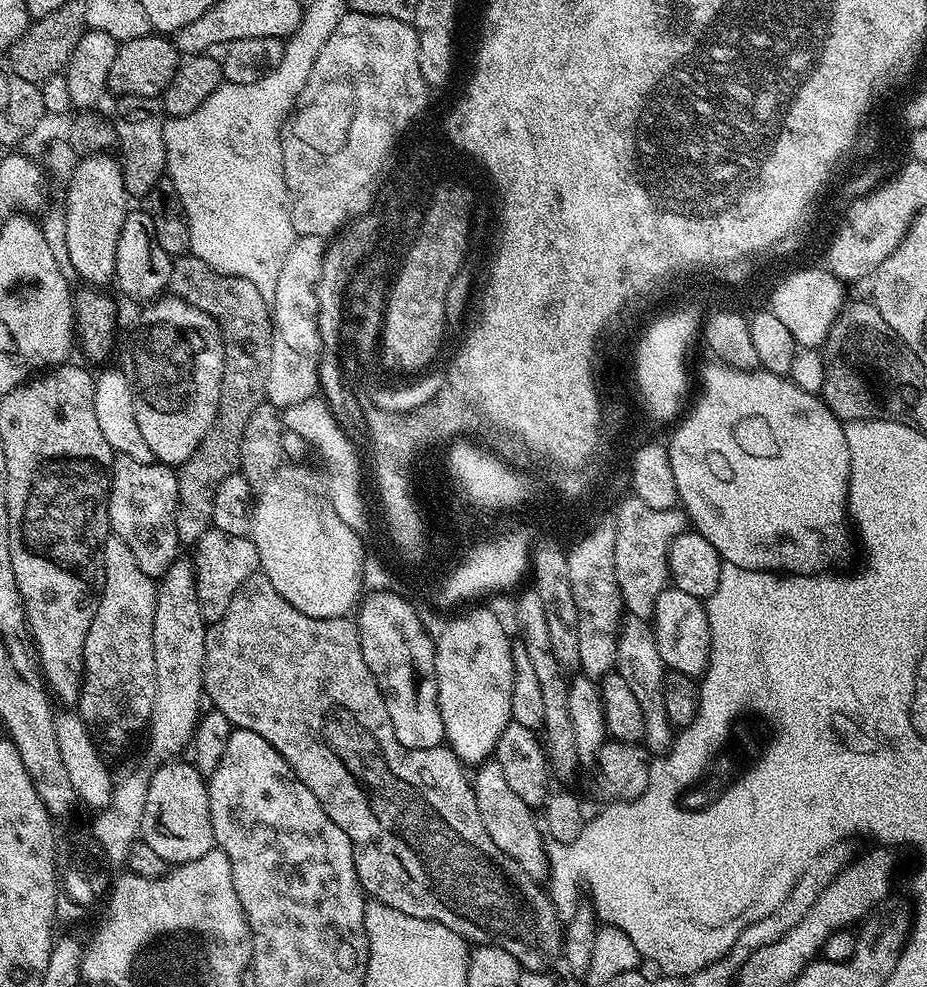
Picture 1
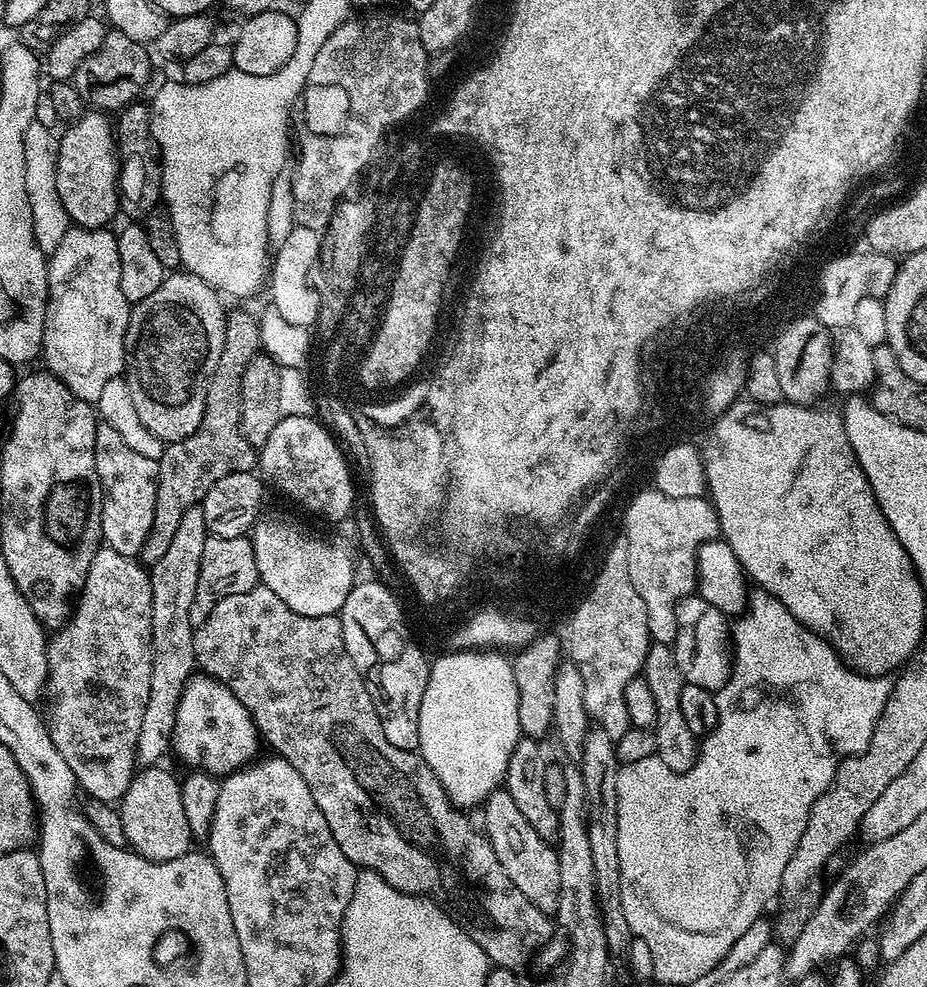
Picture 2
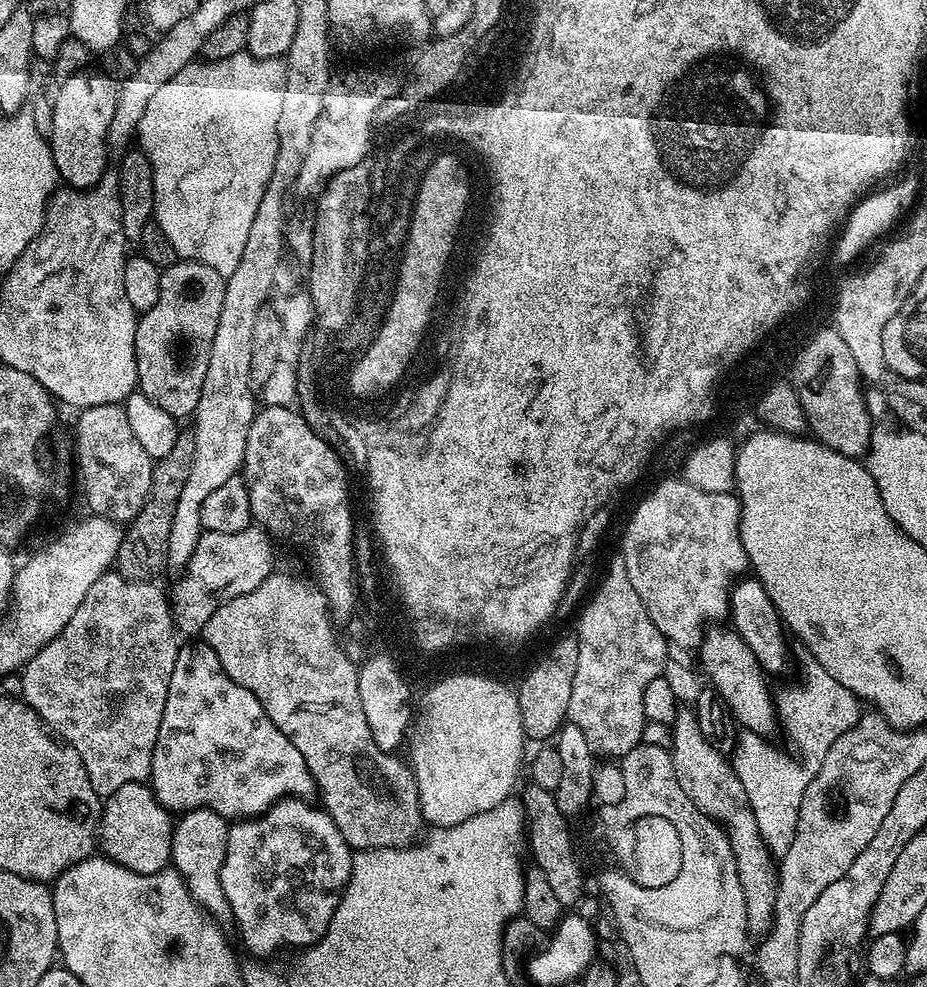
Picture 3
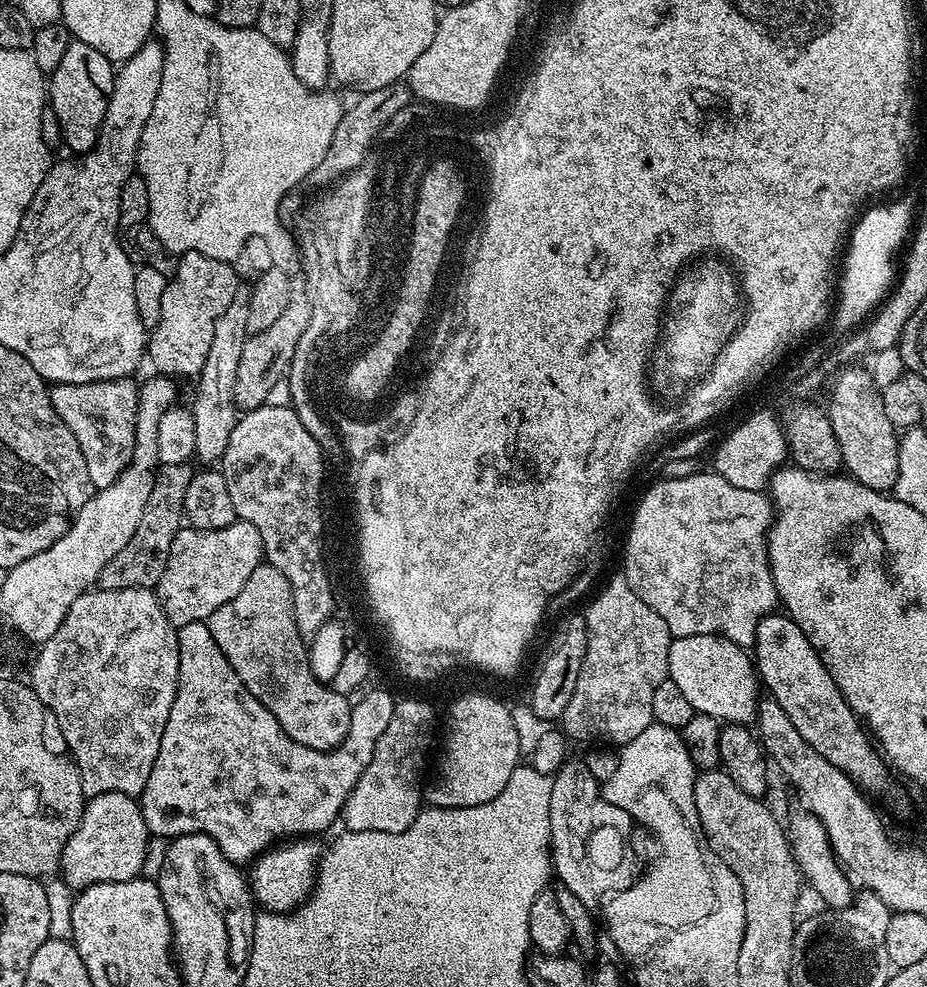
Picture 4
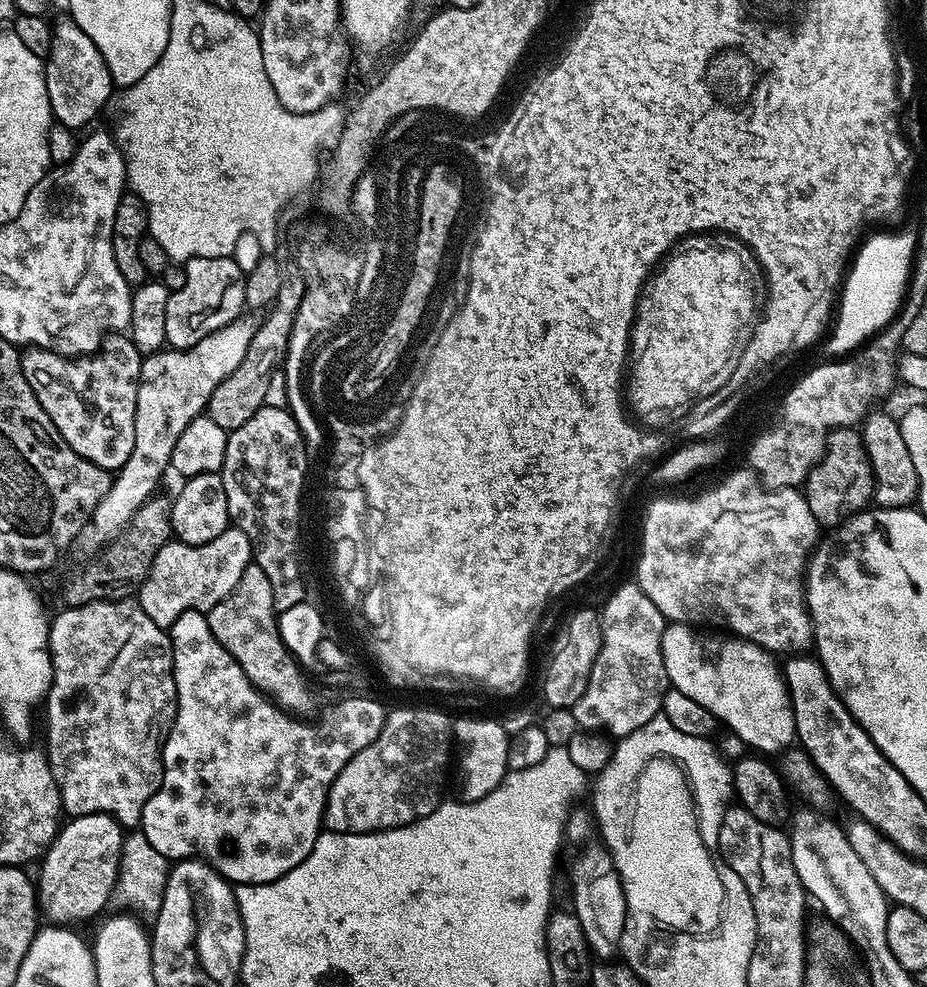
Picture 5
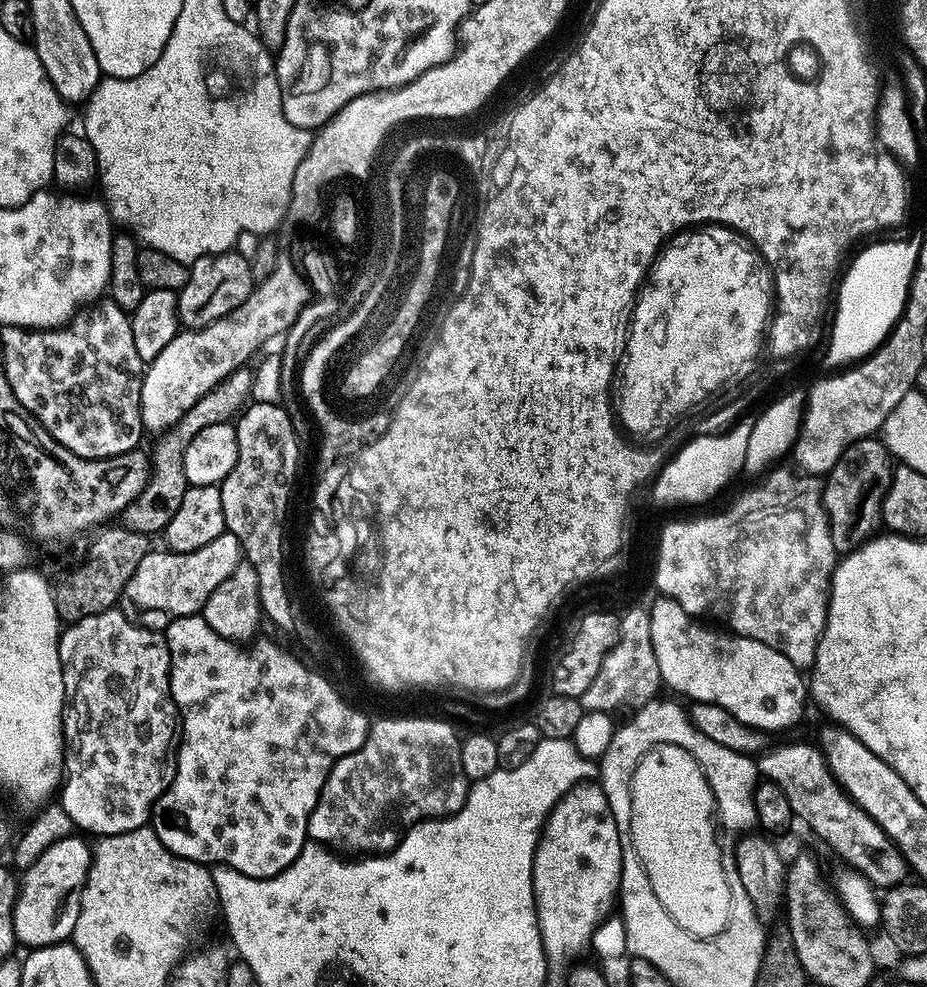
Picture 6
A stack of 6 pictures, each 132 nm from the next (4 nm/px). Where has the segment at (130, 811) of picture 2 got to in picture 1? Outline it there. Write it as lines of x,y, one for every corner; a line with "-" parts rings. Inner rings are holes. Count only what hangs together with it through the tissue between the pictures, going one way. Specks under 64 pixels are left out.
176,758
165,762
152,772
152,781
146,794
146,810
140,831
142,839
158,854
175,866
202,858
216,844
210,824
208,785
192,762
183,764

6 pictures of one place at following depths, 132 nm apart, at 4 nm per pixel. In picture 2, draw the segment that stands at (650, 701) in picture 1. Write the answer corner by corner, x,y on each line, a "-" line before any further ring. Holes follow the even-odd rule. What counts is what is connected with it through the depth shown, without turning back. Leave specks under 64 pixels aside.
649,643
642,678
650,686
650,690
654,693
654,702
658,705
658,718
654,729
656,755
676,772
688,772
696,765
698,737
690,734
690,726
686,726
686,718
682,714
682,690
686,681
678,670
676,656
669,645

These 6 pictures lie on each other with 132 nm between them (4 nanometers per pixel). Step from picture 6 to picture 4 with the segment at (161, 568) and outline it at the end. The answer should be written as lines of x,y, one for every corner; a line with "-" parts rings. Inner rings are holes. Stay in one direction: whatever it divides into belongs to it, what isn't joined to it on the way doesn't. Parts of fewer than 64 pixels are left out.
237,520
222,530
181,527
174,542
170,542
162,576
154,589
159,611
174,626
207,621
218,606
230,602
230,598
246,586
246,578
254,574
263,560
262,540
249,520

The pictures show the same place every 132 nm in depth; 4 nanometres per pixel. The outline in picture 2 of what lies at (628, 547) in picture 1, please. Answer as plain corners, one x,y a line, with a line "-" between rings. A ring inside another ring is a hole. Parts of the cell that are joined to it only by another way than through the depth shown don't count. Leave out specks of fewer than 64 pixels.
666,494
641,496
633,504
628,516
628,538
631,551
626,555
630,582
638,590
638,598
646,606
648,635
657,644
671,645
676,638
676,605
697,591
696,555
707,540
720,536
720,520
711,499
704,496
690,498
670,498

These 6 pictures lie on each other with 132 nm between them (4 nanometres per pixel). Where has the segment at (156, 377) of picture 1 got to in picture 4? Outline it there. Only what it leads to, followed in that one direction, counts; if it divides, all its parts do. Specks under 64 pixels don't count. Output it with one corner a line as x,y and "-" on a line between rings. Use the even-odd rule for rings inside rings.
197,252
183,253
177,259
176,272
162,294
158,326
151,329
146,344
147,359
152,359
159,375
199,377
206,354
210,354
210,342
214,342
216,323
241,291
240,280
232,268
235,267
229,261
206,258
206,254

